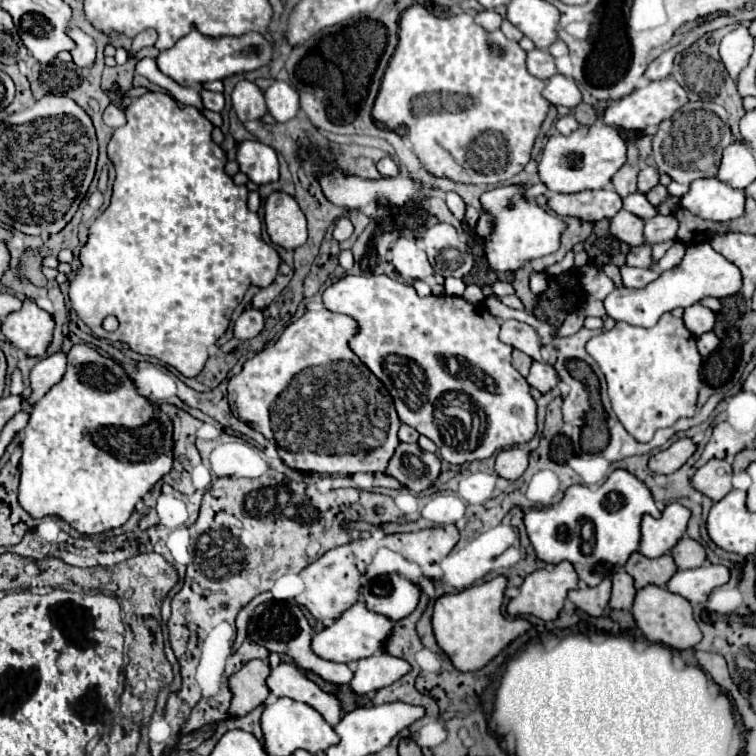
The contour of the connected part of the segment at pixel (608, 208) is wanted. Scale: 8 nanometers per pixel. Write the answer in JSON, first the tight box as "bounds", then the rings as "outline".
{"bounds":[548,188,622,224],"outline":[[[602,188],[576,194],[550,194],[548,206],[558,216],[574,216],[594,224],[602,218],[612,218],[618,214],[622,208],[622,198],[612,188]]]}

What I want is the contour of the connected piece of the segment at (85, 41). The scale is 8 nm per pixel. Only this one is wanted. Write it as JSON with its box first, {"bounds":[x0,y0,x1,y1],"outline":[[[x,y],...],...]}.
{"bounds":[68,28,96,68],"outline":[[[68,28],[68,34],[70,38],[76,42],[76,48],[70,50],[74,62],[82,68],[90,68],[94,64],[94,58],[96,58],[96,44],[94,44],[94,38],[88,36],[86,32],[82,32],[80,28]]]}

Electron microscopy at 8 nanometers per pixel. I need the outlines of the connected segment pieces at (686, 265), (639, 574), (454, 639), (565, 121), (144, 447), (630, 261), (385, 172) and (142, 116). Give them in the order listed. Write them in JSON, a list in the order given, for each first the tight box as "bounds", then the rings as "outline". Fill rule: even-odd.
[{"bounds":[604,242,742,328],"outline":[[[702,242],[702,244],[688,246],[684,260],[678,266],[674,266],[672,270],[664,272],[654,282],[650,282],[646,288],[612,290],[604,298],[604,306],[606,306],[606,312],[610,318],[648,328],[648,326],[654,326],[664,312],[672,312],[678,306],[686,308],[706,296],[714,296],[714,298],[732,296],[740,290],[740,286],[742,286],[740,270],[732,262],[728,262],[720,252],[716,252],[708,242]]]},{"bounds":[624,552,676,588],"outline":[[[634,552],[624,570],[634,578],[636,588],[644,588],[648,584],[654,586],[666,586],[666,582],[670,580],[670,576],[676,572],[676,564],[672,560],[672,556],[660,556],[660,558],[646,558],[640,552]]]},{"bounds":[432,576,530,672],"outline":[[[496,576],[490,582],[466,588],[458,594],[442,594],[436,600],[432,614],[434,636],[442,652],[452,660],[458,670],[470,672],[484,668],[502,648],[506,648],[512,640],[522,636],[530,628],[530,622],[524,618],[508,620],[502,616],[504,588],[506,578]]]},{"bounds":[556,116,580,134],"outline":[[[560,116],[560,118],[556,120],[556,128],[558,128],[560,134],[570,134],[570,132],[574,132],[578,126],[580,126],[580,124],[576,122],[574,116]]]},{"bounds":[20,344,174,536],"outline":[[[76,344],[72,346],[72,350],[68,352],[68,370],[64,374],[64,380],[60,384],[56,384],[30,412],[30,420],[26,424],[26,428],[22,430],[22,458],[20,458],[20,506],[34,518],[44,518],[44,516],[60,516],[62,520],[66,520],[72,528],[76,528],[80,534],[86,536],[94,536],[94,534],[102,534],[106,530],[118,528],[122,526],[130,514],[134,512],[136,502],[160,480],[164,478],[170,468],[172,468],[172,450],[174,450],[174,440],[172,440],[172,420],[168,414],[164,414],[158,406],[150,404],[142,394],[138,394],[134,382],[130,380],[130,376],[124,372],[122,364],[118,364],[114,358],[110,356],[102,356],[98,354],[94,348],[84,346],[84,344]]]},{"bounds":[626,244,652,268],"outline":[[[640,244],[630,248],[628,256],[626,256],[626,264],[628,266],[638,266],[638,268],[648,268],[652,262],[652,248],[648,244]]]},{"bounds":[376,158,398,176],"outline":[[[382,158],[376,168],[378,168],[378,172],[380,172],[382,176],[398,176],[398,166],[394,164],[392,158]]]},{"bounds":[70,92,280,378],"outline":[[[146,92],[144,96],[136,98],[130,102],[130,106],[126,108],[126,126],[118,128],[108,144],[108,158],[112,160],[114,168],[116,168],[116,180],[114,180],[114,188],[112,188],[112,200],[110,206],[102,212],[102,216],[98,216],[94,220],[94,224],[88,228],[88,240],[80,250],[80,262],[82,266],[74,272],[74,282],[70,282],[70,304],[76,310],[76,314],[90,326],[94,336],[104,336],[106,340],[118,340],[130,346],[130,350],[144,354],[144,356],[152,356],[162,360],[164,366],[172,366],[176,368],[180,374],[194,378],[206,364],[206,358],[210,354],[210,348],[218,342],[218,338],[226,332],[230,316],[234,312],[234,308],[242,302],[244,294],[248,292],[248,288],[252,284],[258,286],[268,286],[278,272],[280,266],[280,256],[278,252],[268,246],[262,240],[262,222],[260,216],[250,212],[246,206],[248,200],[248,188],[246,186],[236,186],[234,180],[224,174],[224,164],[226,164],[226,154],[224,150],[212,142],[212,124],[202,116],[200,110],[196,110],[194,106],[184,106],[180,108],[180,104],[166,92]],[[106,316],[116,316],[120,322],[120,328],[116,332],[106,332],[102,328],[102,322]]]}]

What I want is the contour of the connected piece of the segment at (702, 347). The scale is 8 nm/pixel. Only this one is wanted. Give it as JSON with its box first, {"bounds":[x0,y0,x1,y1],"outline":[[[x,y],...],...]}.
{"bounds":[696,332,720,358],"outline":[[[706,332],[706,334],[698,336],[696,342],[698,342],[698,352],[706,358],[706,356],[710,356],[710,354],[718,348],[718,342],[720,342],[720,340],[716,338],[714,332]]]}

